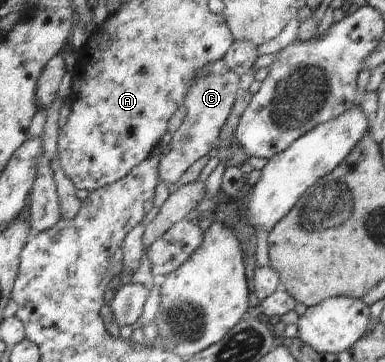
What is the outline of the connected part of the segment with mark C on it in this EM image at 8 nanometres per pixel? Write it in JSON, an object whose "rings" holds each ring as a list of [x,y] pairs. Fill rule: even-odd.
{"rings":[[[223,61],[207,65],[191,85],[182,106],[187,110],[186,116],[180,127],[162,144],[161,164],[159,165],[160,181],[166,186],[178,185],[182,175],[204,155],[218,141],[222,127],[226,125],[230,111],[236,103],[237,92],[240,91],[240,73],[229,68]]]}

